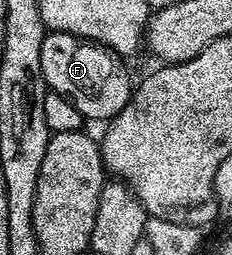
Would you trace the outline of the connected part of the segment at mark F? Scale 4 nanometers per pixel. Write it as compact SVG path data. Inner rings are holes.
M50 31L40 49L40 69L47 88L68 97L87 120L109 121L128 105L132 82L122 63L113 51L63 31Z

